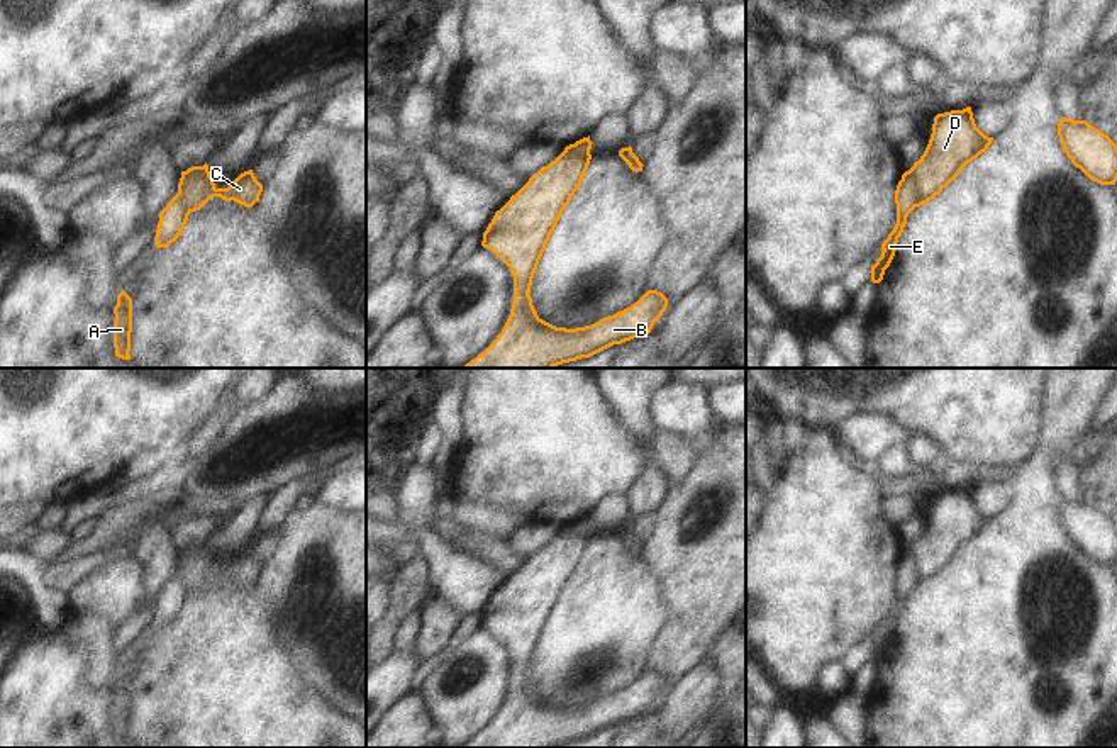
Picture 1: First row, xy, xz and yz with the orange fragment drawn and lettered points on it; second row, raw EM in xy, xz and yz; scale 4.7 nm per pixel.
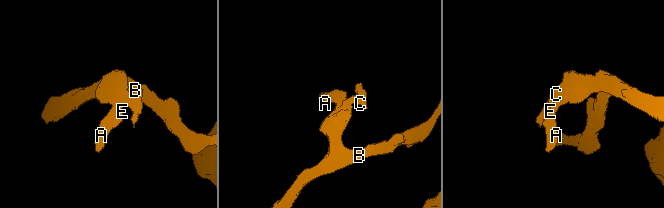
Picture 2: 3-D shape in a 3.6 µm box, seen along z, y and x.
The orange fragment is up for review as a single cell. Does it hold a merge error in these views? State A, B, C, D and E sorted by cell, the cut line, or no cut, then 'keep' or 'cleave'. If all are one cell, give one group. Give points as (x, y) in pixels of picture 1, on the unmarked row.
groups A B D E / C; cut yz (907, 552), (914, 560), (916, 586); cleave

